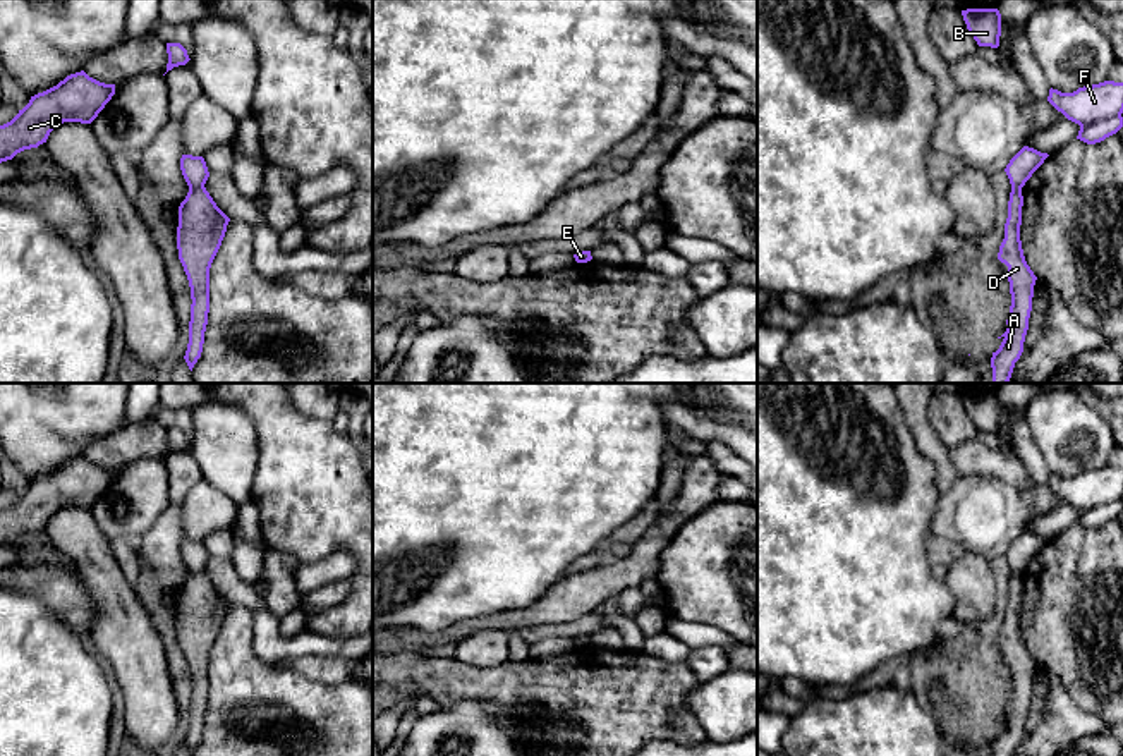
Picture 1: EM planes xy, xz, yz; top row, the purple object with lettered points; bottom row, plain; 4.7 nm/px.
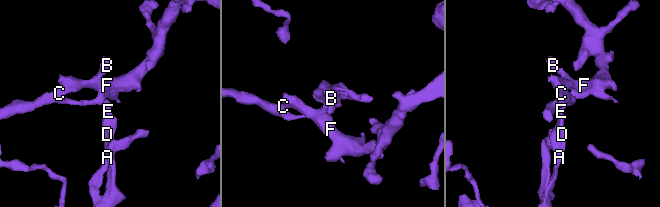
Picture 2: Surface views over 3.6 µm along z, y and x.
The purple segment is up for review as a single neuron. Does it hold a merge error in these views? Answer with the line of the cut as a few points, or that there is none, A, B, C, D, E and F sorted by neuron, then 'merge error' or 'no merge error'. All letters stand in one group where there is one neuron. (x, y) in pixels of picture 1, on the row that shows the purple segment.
cut xy (203, 184), (189, 189); groups A D E / B C F; merge error

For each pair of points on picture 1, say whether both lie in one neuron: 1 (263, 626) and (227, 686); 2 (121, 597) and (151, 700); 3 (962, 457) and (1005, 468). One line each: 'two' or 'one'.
1: two
2: one
3: one

